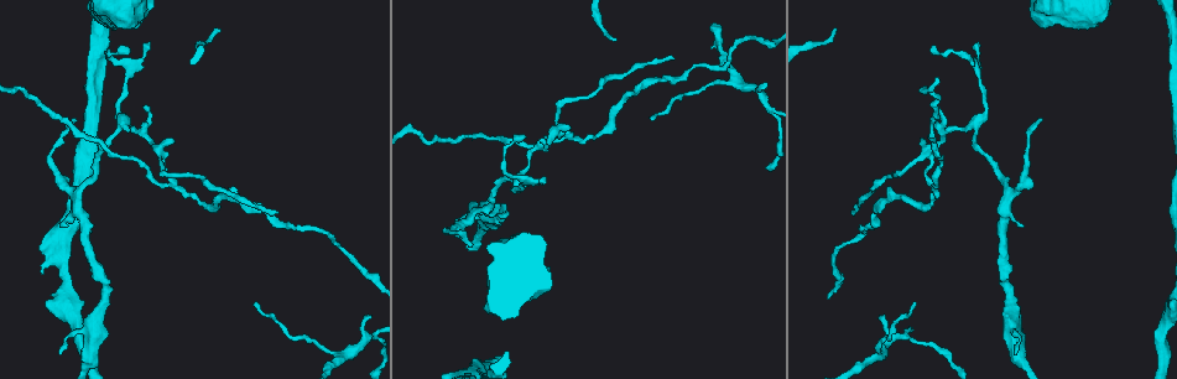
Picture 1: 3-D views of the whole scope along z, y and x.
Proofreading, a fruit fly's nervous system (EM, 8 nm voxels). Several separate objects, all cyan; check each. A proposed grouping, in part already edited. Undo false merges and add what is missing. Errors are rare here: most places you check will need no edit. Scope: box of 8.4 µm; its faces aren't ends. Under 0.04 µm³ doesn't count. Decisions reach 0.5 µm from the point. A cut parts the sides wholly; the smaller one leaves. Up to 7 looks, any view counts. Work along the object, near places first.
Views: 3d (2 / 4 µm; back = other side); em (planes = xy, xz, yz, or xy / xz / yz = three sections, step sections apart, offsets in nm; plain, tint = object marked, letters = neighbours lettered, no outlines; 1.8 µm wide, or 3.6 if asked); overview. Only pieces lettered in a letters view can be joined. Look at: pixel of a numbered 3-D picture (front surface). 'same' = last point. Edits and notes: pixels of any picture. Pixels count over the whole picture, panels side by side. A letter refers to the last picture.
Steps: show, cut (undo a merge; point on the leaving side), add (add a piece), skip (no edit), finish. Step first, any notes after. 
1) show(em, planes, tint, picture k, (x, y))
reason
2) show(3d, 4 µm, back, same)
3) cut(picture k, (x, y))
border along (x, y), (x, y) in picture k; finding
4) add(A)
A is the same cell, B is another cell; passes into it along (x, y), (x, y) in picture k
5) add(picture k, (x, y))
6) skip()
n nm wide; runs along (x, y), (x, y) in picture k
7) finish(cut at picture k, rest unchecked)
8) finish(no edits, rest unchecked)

show(em, xy, step 8, letters, picture 1, (142, 107))
free end

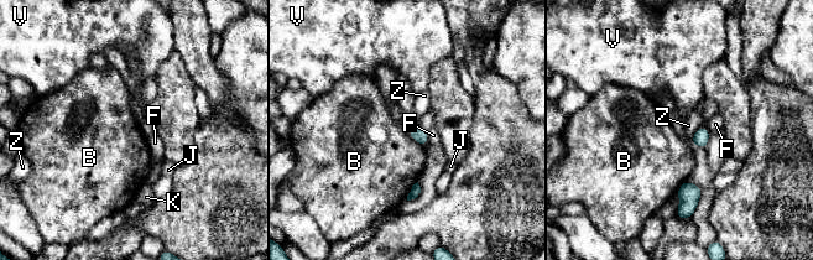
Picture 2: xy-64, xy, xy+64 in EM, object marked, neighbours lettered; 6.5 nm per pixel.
skip()
B, F, J, K, V and Z are other cells; border along (407, 129), (408, 134), (425, 146) in picture 2; no lettered piece goes on from it

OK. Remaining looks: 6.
show(em, 3.6 µm, planes, plain, picture 1, (63, 223))
branch stops here

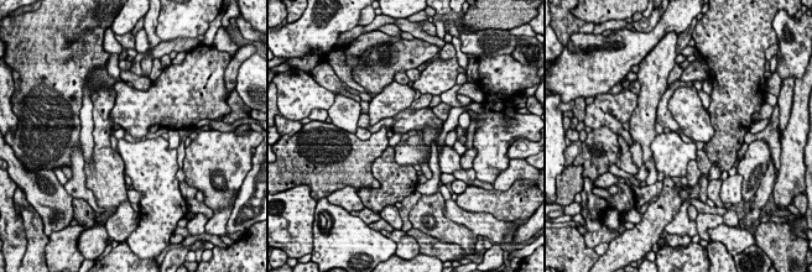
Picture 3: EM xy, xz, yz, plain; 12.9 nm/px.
show(em, 3.6 µm, planes, letters, same)

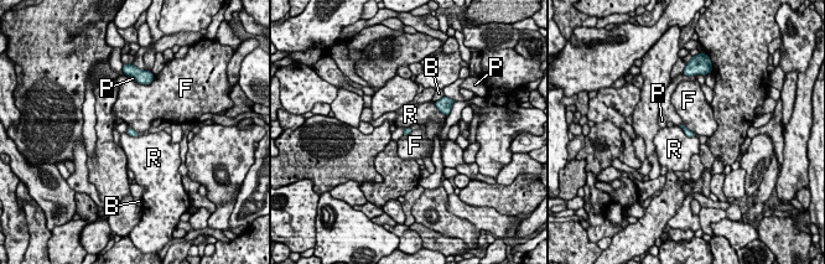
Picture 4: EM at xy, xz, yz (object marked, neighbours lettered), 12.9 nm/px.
skip()
B, F, P and R are other cells; none of them fits

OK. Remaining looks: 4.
show(em, planes, letters, picture 1, (1014, 353))
free end

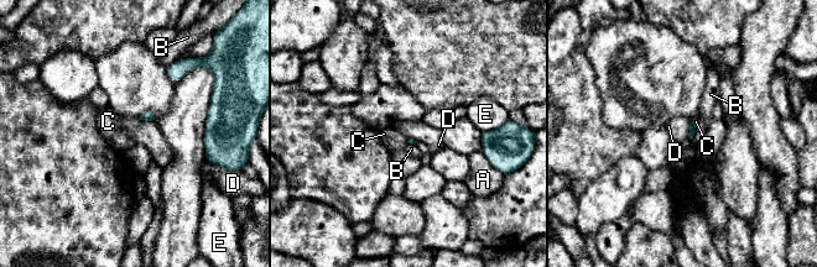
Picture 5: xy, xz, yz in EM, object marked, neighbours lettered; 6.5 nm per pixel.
skip()
A, B, C, D and E are other cells; border along (691, 121), (688, 137) in picture 5; no lettered piece goes on from it

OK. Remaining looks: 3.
finish(no edits, rest unchecked)

